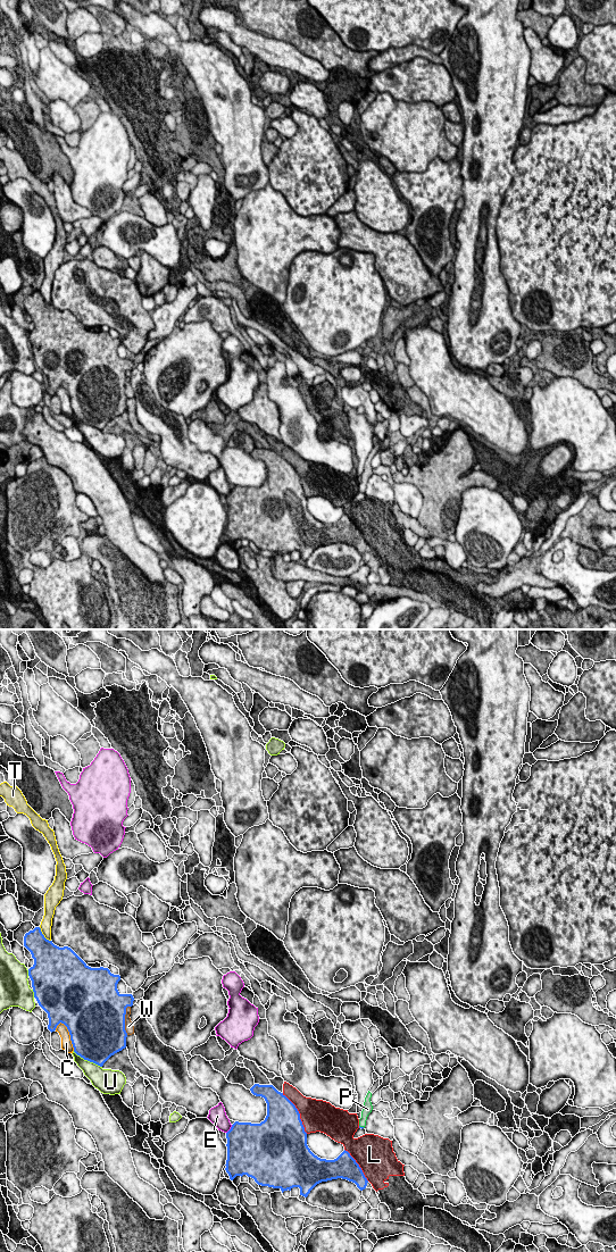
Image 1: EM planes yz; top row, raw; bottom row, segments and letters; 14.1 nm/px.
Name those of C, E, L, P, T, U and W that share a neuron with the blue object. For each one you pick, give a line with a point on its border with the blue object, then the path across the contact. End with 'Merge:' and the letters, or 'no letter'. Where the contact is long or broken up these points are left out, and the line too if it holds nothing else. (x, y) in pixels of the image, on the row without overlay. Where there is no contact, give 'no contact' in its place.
P: contact yz (361, 491); way yz (359, 490), (361, 491), (366, 474)
Merge: P

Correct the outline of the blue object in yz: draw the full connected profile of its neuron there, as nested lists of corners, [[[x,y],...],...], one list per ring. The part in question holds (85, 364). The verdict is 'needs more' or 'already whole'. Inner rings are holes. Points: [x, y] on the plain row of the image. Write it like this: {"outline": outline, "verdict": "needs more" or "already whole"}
{"outline": [[[35,291],[24,300],[24,310],[31,316],[34,328],[28,333],[34,361],[39,369],[48,377],[48,393],[52,397],[57,390],[64,387],[70,399],[74,416],[100,431],[115,417],[126,411],[127,397],[125,394],[126,372],[133,369],[132,358],[120,358],[117,348],[119,339],[114,339],[108,332],[89,331],[70,311],[59,311],[44,301],[40,291]]], "verdict": "already whole"}

